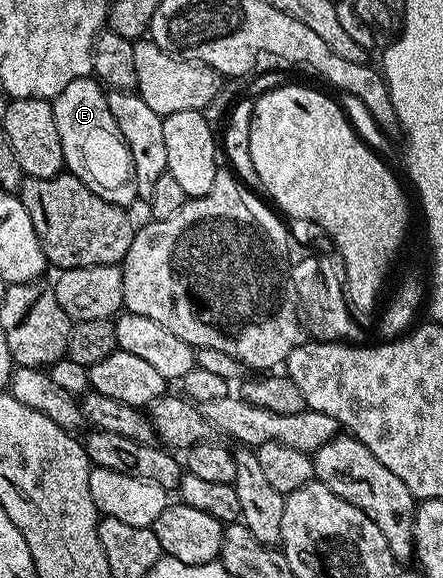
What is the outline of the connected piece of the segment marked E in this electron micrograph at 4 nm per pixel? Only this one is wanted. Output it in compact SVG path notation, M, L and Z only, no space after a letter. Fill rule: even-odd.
M92 76L75 79L75 83L67 83L59 95L52 98L55 127L59 127L59 143L63 143L63 159L65 169L77 177L99 199L107 199L107 203L129 207L132 201L138 200L137 180L135 179L135 163L131 159L131 151L111 115L111 107L106 90L100 81Z

